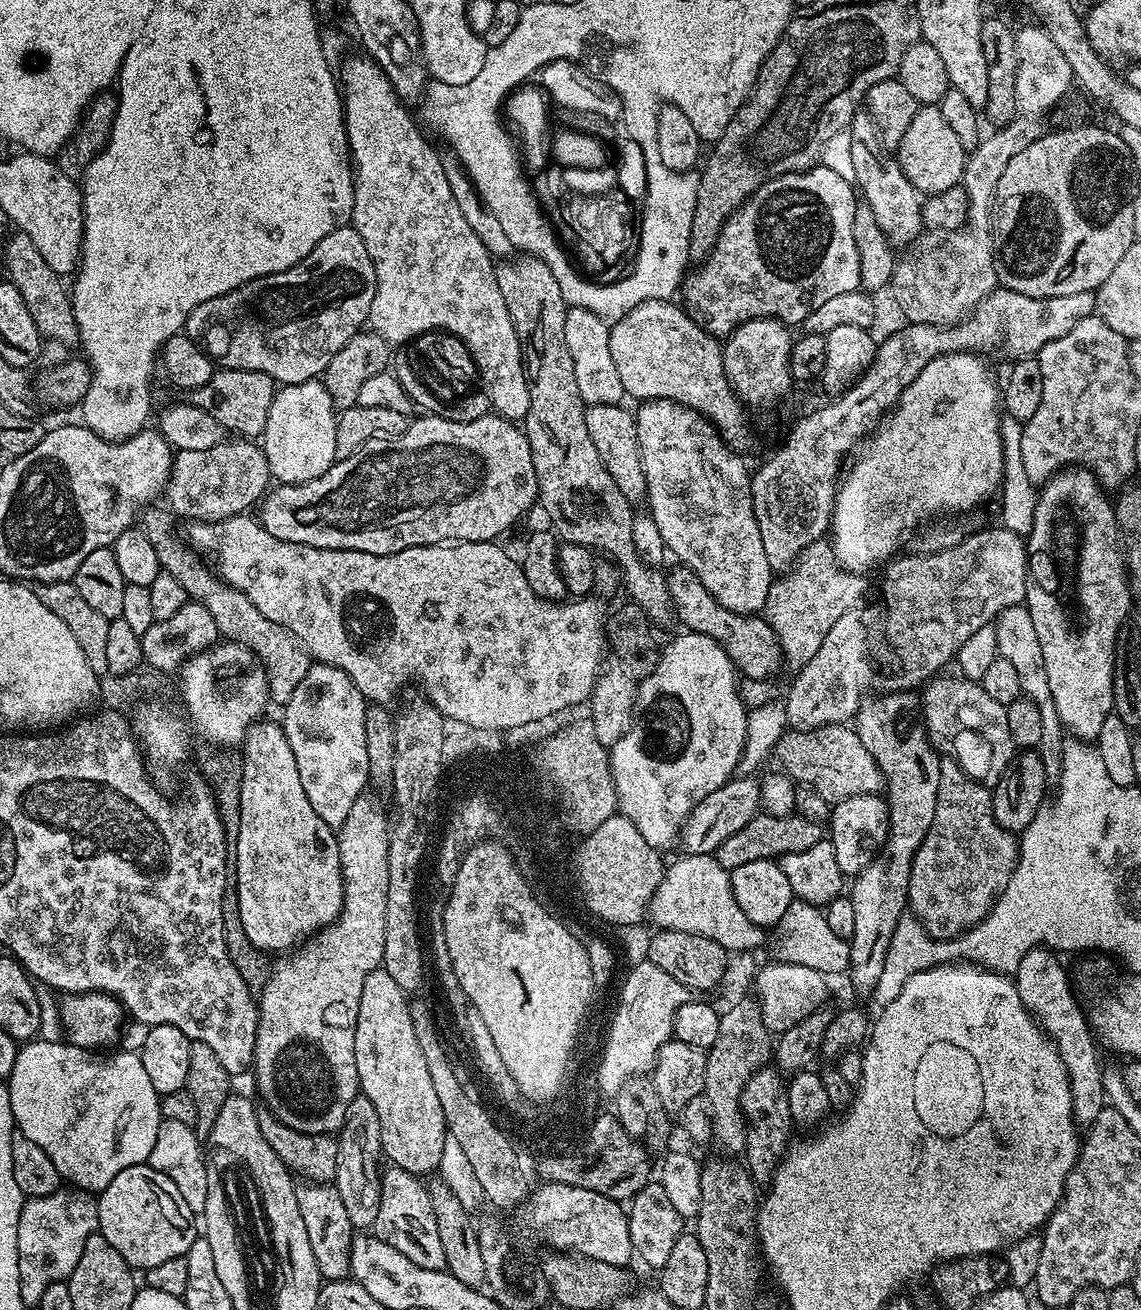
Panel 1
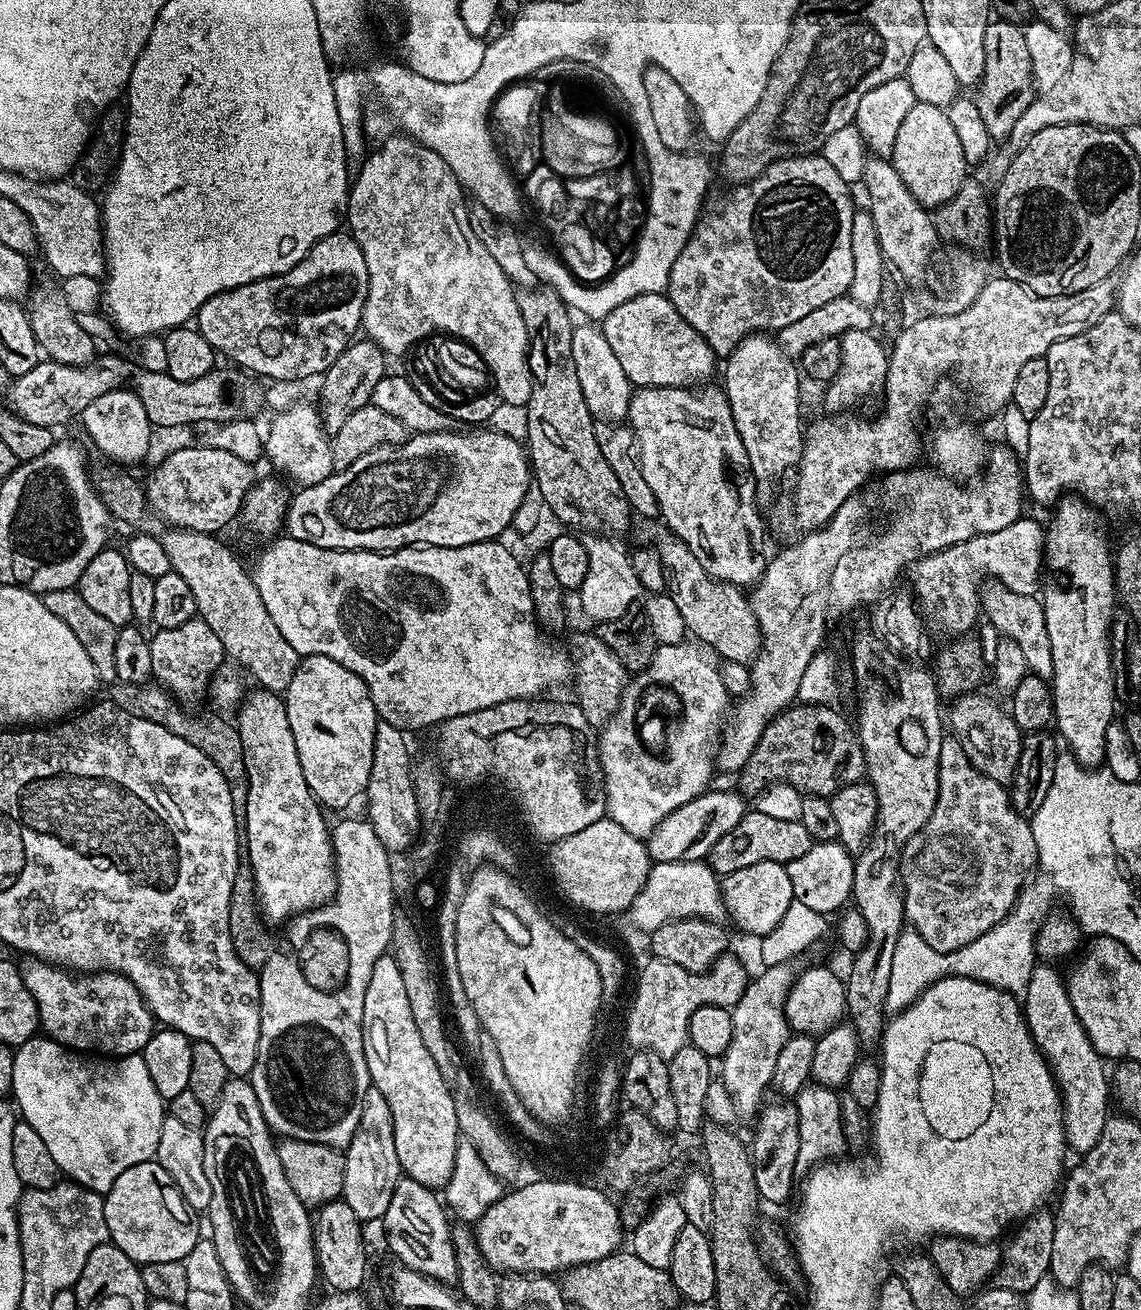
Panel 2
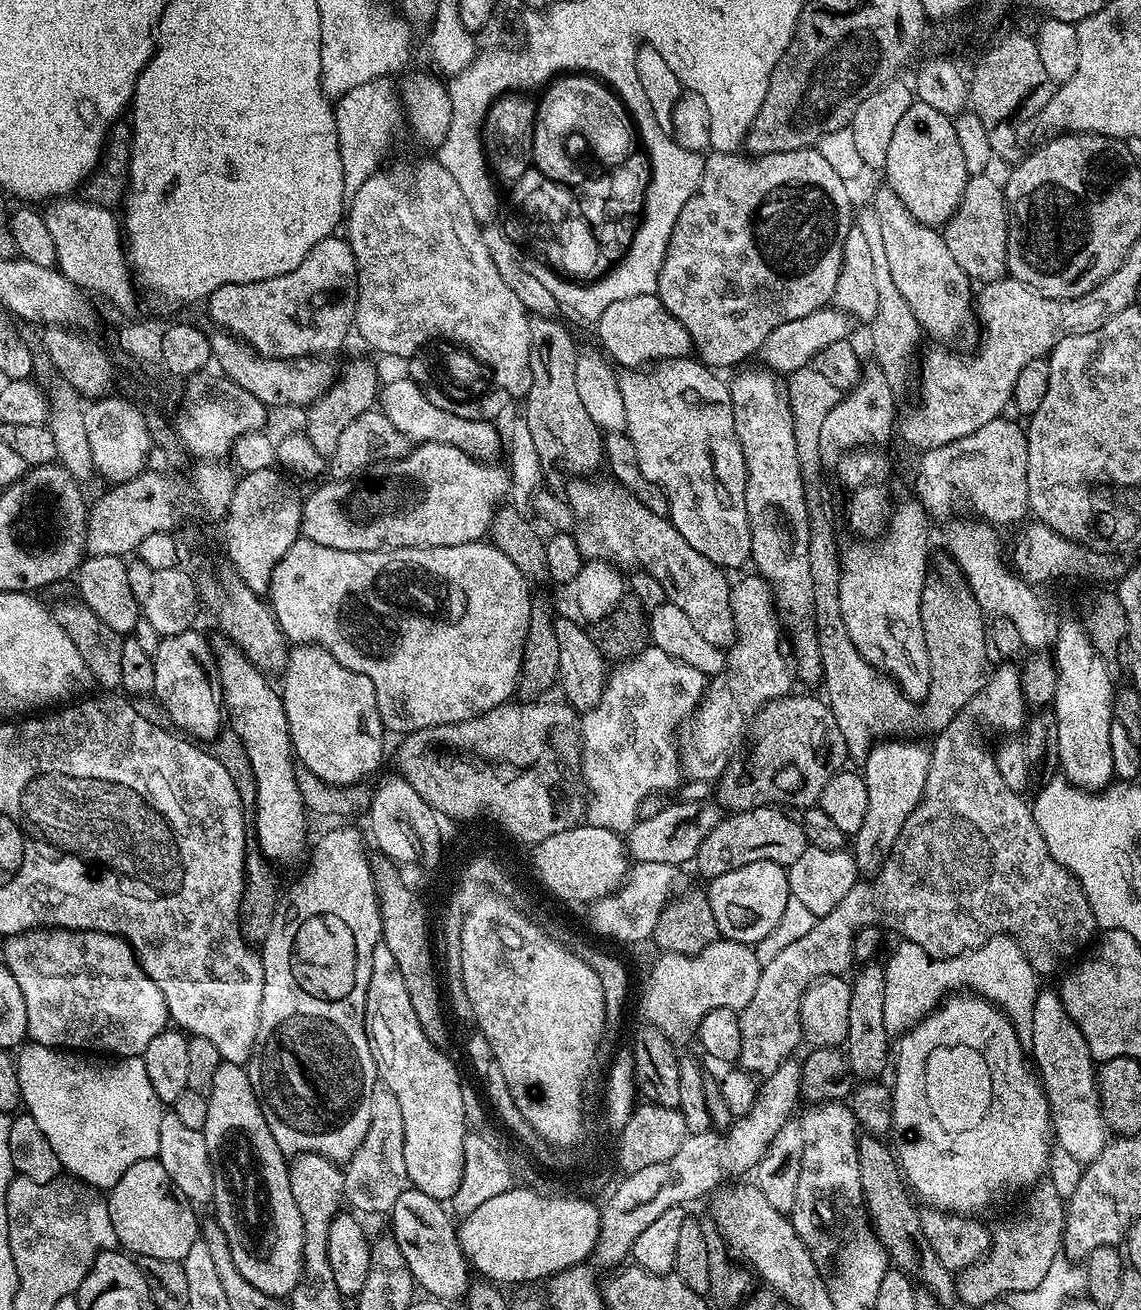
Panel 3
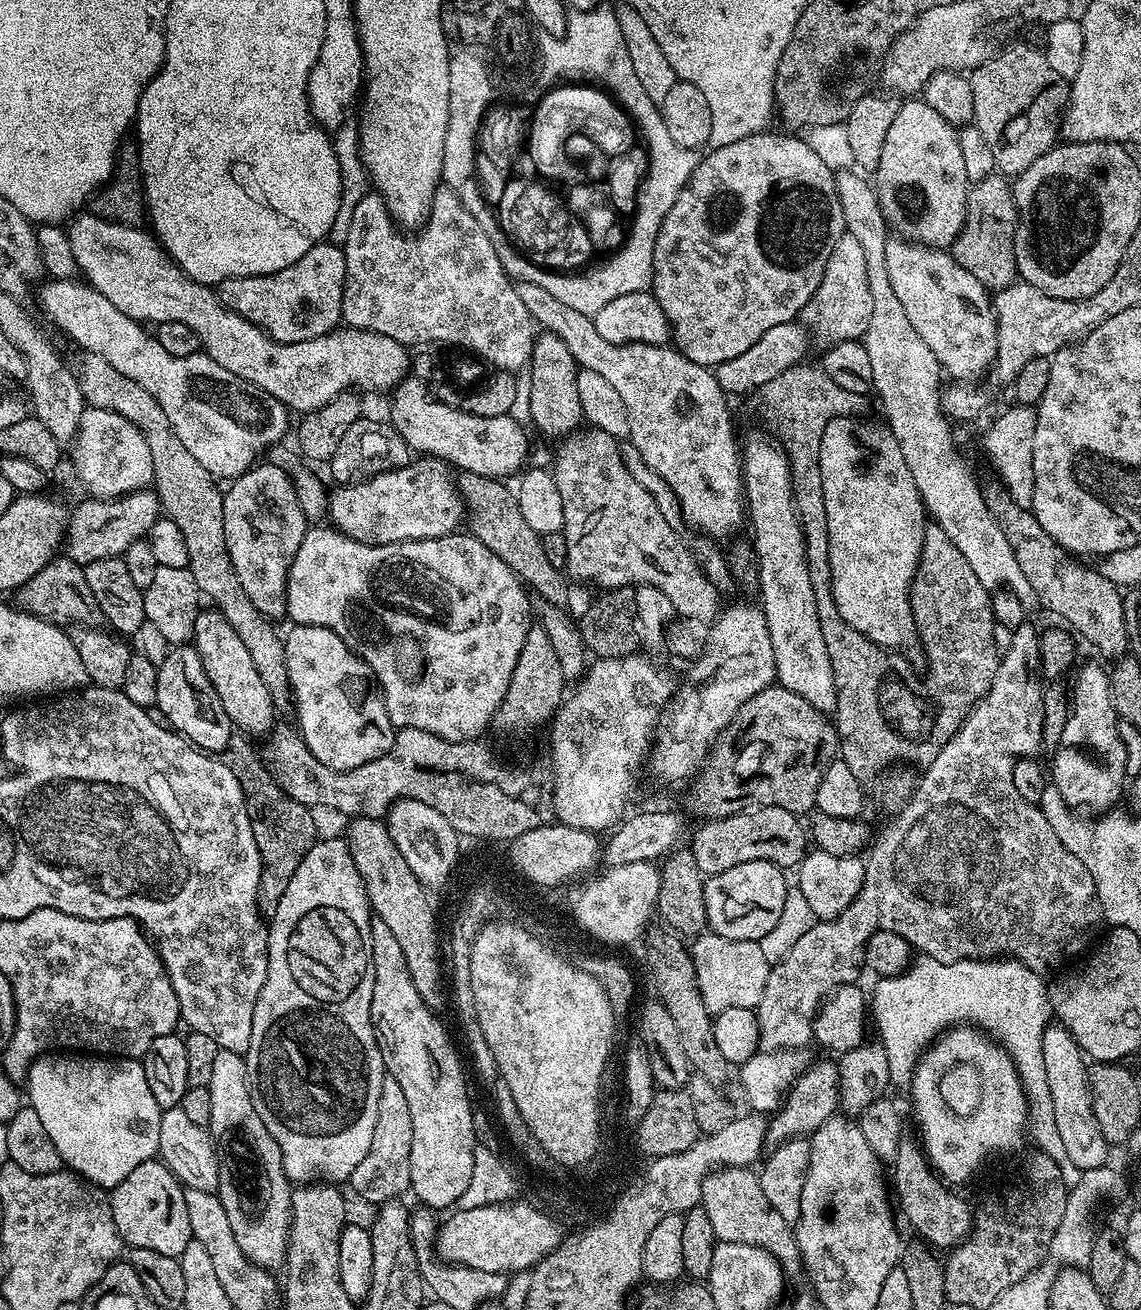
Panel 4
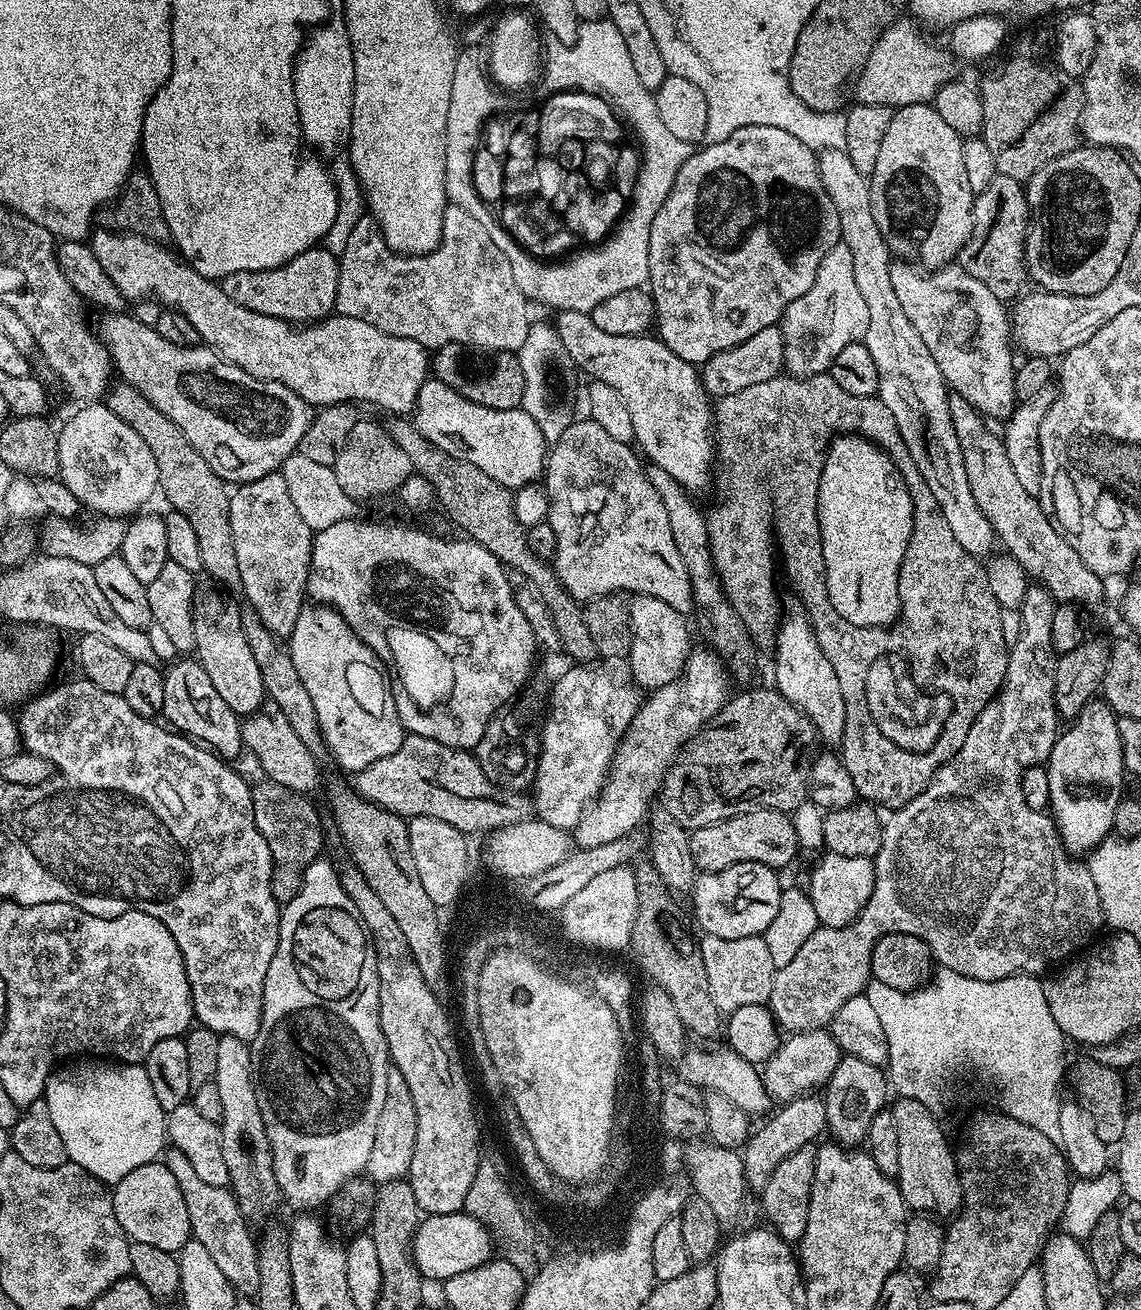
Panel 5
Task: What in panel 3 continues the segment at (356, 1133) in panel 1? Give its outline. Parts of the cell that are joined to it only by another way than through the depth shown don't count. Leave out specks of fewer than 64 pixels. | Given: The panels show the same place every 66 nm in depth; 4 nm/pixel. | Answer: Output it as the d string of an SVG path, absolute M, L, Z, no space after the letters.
M377 1086L372 1092L370 1106L370 1130L366 1130L366 1138L362 1138L362 1146L346 1162L344 1173L344 1194L347 1203L357 1213L384 1212L391 1213L394 1202L409 1187L406 1174L406 1158L402 1158L404 1145L404 1131L402 1130L402 1110L398 1107L398 1100L390 1090Z

